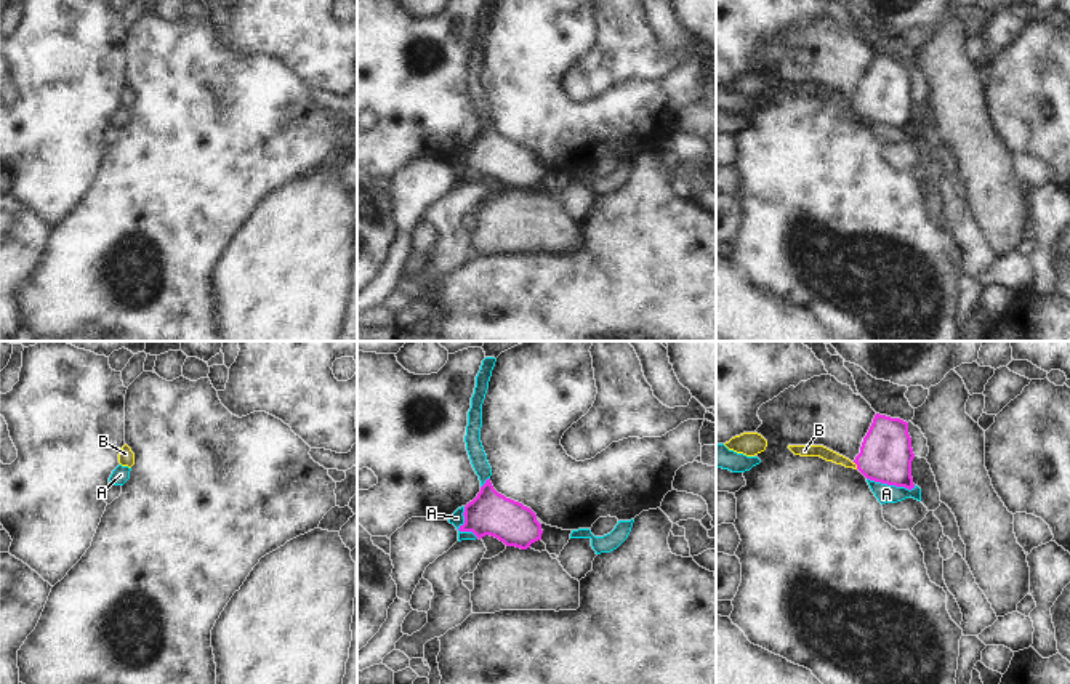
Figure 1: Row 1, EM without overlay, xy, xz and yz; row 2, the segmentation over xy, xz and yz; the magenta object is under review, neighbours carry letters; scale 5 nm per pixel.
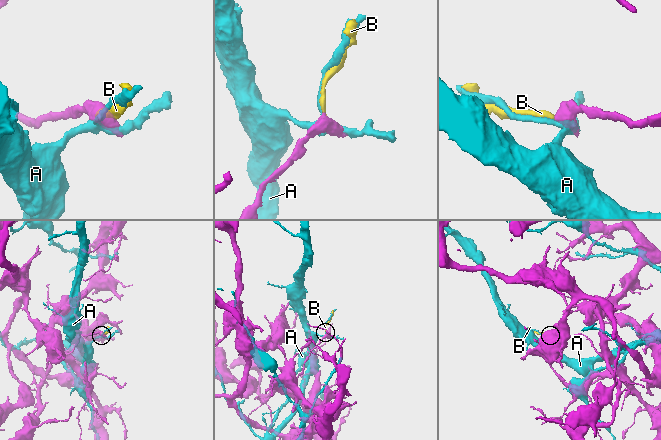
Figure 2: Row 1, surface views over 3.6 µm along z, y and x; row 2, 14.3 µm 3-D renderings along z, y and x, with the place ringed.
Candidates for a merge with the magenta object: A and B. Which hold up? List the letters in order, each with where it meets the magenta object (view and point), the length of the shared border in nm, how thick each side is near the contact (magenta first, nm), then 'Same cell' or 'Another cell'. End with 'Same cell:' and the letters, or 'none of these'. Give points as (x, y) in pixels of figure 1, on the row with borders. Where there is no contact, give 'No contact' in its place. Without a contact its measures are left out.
A: Touches magenta at yz (891, 484). Shared border 260 nm. Thickness 260 nm (magenta) against 100 nm. Another cell
B: Touches magenta at yz (856, 463). Shared border 40 nm. Thickness 260 nm (magenta) against 60 nm. Same cell
Same cell: B

